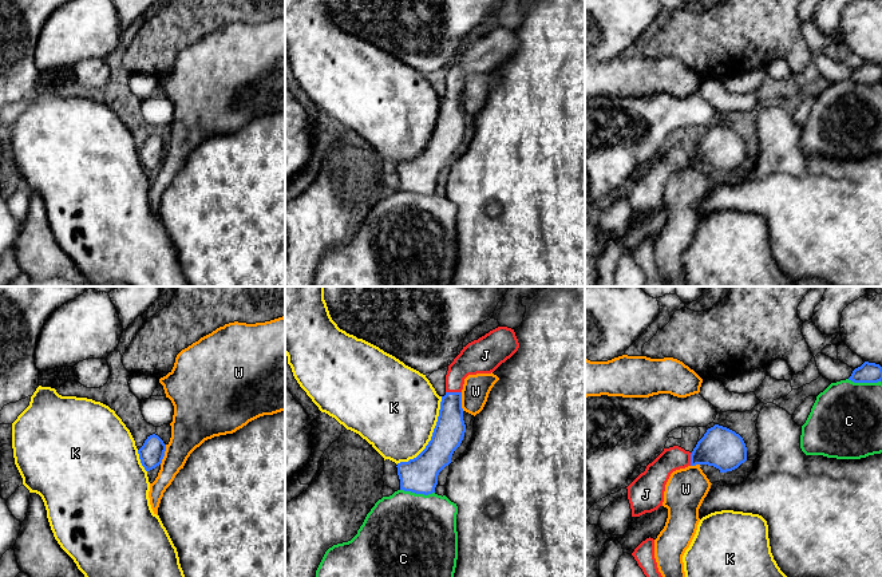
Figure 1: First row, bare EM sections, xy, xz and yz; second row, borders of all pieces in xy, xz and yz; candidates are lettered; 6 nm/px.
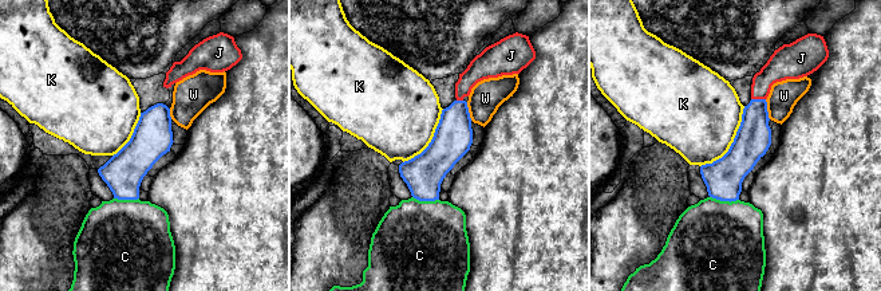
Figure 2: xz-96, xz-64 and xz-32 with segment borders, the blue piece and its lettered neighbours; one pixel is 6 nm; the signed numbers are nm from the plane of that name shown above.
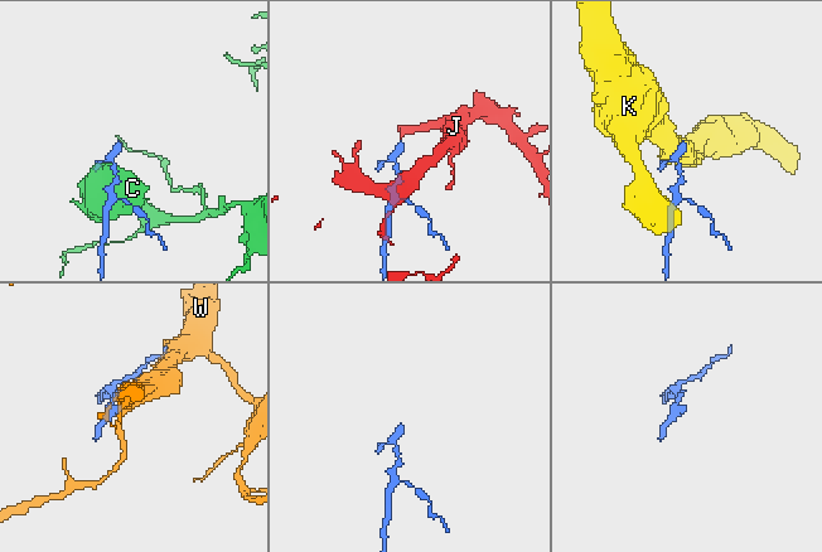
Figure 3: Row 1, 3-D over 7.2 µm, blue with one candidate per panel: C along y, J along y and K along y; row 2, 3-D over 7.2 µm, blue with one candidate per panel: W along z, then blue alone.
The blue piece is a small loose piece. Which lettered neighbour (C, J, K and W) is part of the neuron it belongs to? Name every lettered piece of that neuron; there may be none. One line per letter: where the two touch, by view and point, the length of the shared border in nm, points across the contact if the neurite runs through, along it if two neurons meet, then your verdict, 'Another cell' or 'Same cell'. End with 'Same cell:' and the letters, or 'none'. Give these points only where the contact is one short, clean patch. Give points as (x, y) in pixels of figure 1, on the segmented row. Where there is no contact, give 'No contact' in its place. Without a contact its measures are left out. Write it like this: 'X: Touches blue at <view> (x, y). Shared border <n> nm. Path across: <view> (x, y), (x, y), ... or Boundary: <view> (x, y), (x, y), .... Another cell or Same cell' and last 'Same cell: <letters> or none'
C: Touches blue at xz (418, 493). Shared border 200 nm. Another cell
J: Touches blue at xz (454, 392). Shared border 100 nm. Same cell
K: Touches blue at xz (431, 437). Shared border 500 nm. Another cell
W: Touches blue at xy (163, 454). Shared border 130 nm. Boundary: xy (166, 445), (159, 463). Another cell
Same cell: J

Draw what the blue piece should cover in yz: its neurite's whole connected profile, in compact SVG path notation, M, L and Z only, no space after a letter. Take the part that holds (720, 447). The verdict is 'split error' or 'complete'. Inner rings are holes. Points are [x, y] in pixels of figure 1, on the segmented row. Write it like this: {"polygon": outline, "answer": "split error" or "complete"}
{"polygon": "M715 424L708 428L692 452L679 446L664 451L646 466L626 489L632 517L652 513L663 506L665 485L671 474L688 466L708 465L727 473L747 461L747 447L735 431Z", "answer": "split error"}

